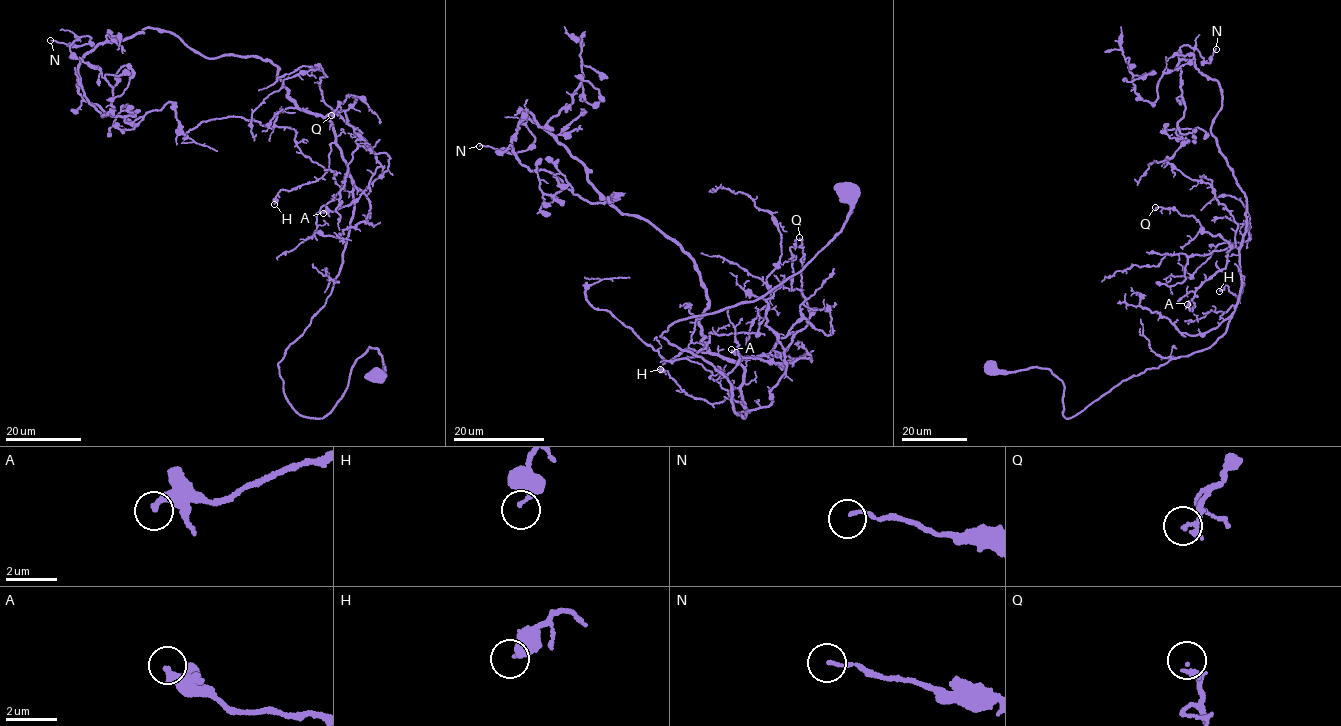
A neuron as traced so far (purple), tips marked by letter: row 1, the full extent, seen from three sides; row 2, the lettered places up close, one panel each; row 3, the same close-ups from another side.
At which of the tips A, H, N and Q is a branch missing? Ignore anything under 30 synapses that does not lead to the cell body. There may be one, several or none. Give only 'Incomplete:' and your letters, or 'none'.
Incomplete: none

